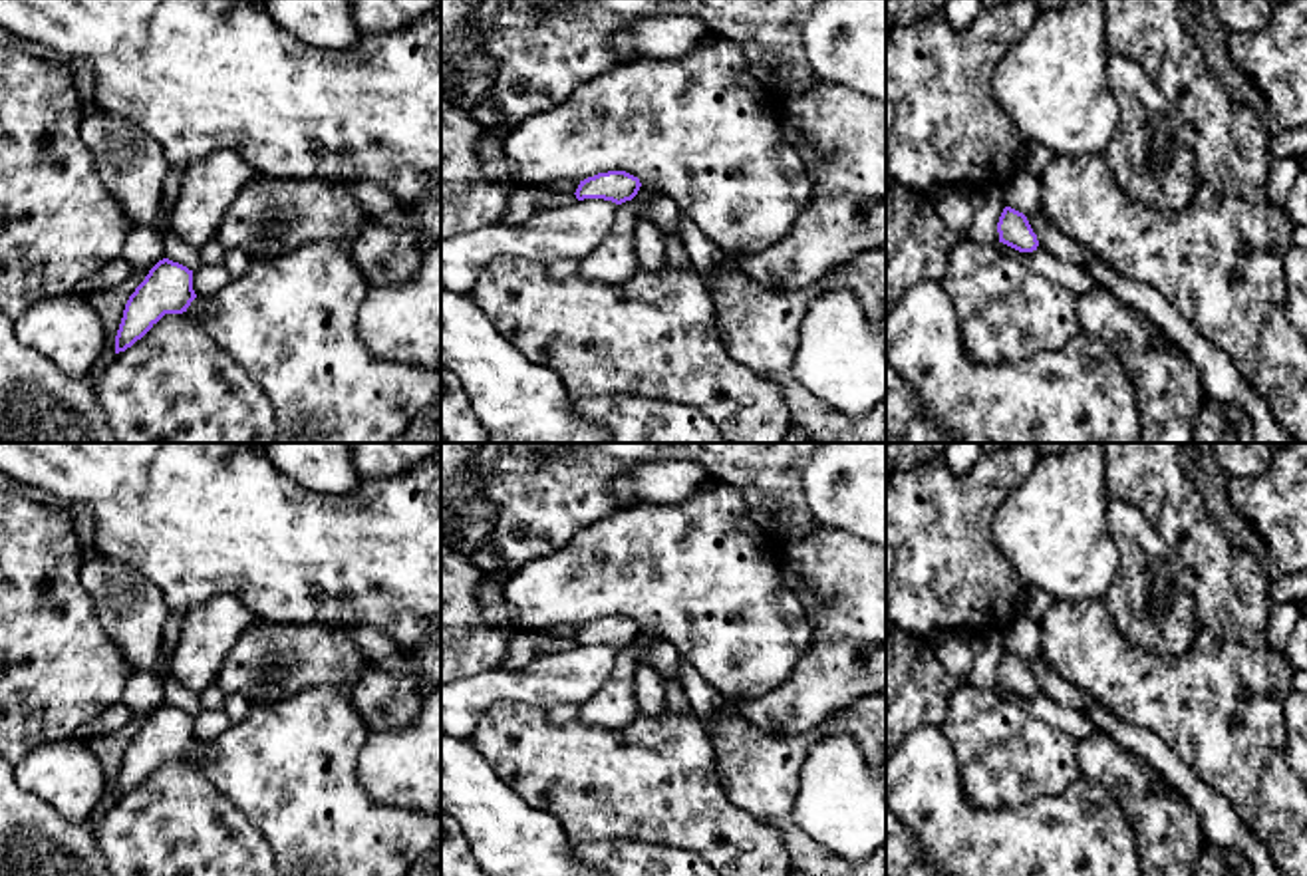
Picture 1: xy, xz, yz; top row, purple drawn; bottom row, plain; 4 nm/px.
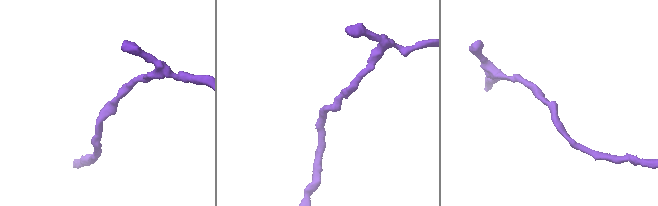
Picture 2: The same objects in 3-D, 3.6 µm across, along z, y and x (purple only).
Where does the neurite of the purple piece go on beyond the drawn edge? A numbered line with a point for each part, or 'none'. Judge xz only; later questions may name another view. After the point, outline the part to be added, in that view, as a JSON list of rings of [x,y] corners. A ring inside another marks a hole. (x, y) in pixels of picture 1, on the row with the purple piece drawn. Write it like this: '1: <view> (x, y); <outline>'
none

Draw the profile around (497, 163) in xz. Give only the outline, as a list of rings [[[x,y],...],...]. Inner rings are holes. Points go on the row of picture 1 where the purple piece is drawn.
[[[501,123],[497,127],[483,127],[483,137],[477,151],[483,159],[485,175],[493,181],[510,181],[516,191],[524,183],[514,161],[503,149],[503,141],[510,131],[512,127],[507,123]]]

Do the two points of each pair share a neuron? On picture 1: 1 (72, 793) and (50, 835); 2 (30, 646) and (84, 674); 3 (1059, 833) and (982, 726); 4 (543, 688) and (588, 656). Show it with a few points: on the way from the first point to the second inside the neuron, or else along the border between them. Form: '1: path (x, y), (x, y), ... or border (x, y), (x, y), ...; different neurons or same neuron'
1: border (22, 787), (38, 795), (68, 821), (88, 825); different neurons
2: path (44, 660), (54, 670), (70, 672); same neuron
3: border (1077, 777), (1057, 795), (990, 809); different neurons
4: path (555, 678), (567, 678), (577, 668); same neuron

